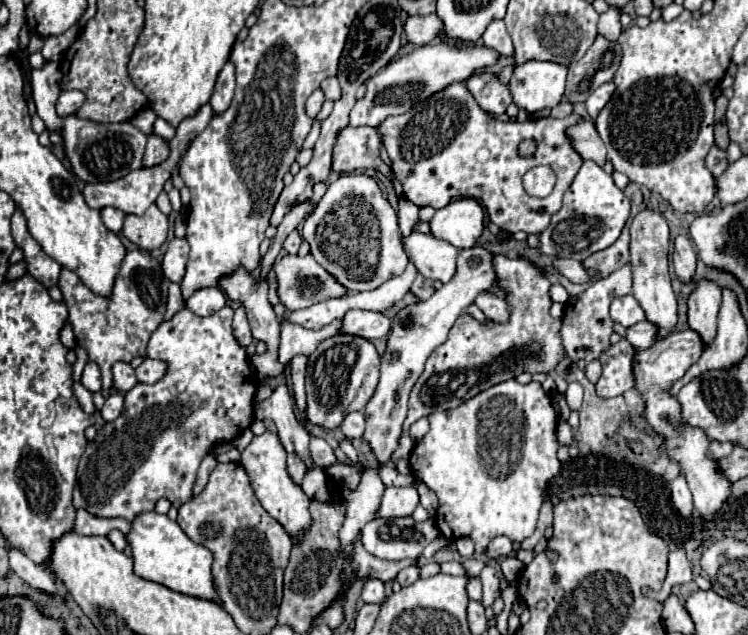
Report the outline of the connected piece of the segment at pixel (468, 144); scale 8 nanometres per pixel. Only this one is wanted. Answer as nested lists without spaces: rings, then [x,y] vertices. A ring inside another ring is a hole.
[[[454,83],[446,89],[442,89],[440,93],[436,93],[434,97],[420,101],[410,111],[396,115],[396,117],[386,117],[378,125],[378,131],[382,137],[382,145],[388,151],[392,171],[394,171],[396,179],[402,183],[404,197],[408,201],[412,201],[414,205],[418,205],[418,207],[432,205],[434,209],[442,209],[452,199],[472,197],[482,203],[490,221],[494,225],[498,225],[500,229],[504,229],[508,233],[524,231],[528,235],[540,235],[550,225],[550,217],[554,213],[558,213],[558,209],[562,207],[562,195],[572,185],[572,181],[582,165],[582,157],[578,157],[578,153],[574,153],[570,139],[564,133],[566,125],[574,125],[574,121],[580,121],[580,119],[582,119],[580,115],[572,113],[564,119],[546,117],[546,119],[528,119],[524,123],[498,121],[474,101],[474,97],[470,95],[470,91],[466,89],[464,83]],[[524,139],[534,139],[538,143],[538,149],[532,157],[518,155],[518,143]],[[536,165],[550,165],[558,177],[556,187],[550,193],[550,197],[544,197],[544,199],[530,197],[522,187],[522,175]]]

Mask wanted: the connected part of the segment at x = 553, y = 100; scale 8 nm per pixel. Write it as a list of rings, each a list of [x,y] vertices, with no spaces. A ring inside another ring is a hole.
[[[528,61],[514,67],[508,83],[512,103],[518,109],[536,113],[556,107],[564,97],[568,69],[550,61]]]

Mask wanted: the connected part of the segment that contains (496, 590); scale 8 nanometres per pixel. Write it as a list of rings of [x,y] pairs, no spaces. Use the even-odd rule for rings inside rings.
[[[486,565],[486,569],[480,573],[480,581],[482,581],[482,591],[484,591],[482,605],[490,607],[494,599],[500,597],[500,573],[492,565]]]

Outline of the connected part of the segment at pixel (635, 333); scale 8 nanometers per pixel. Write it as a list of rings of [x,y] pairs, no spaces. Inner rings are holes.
[[[640,321],[640,323],[632,325],[632,327],[628,327],[624,337],[626,337],[636,349],[648,349],[648,347],[652,347],[654,341],[656,341],[656,331],[658,331],[658,329],[654,329],[654,325],[650,325],[650,321]]]

